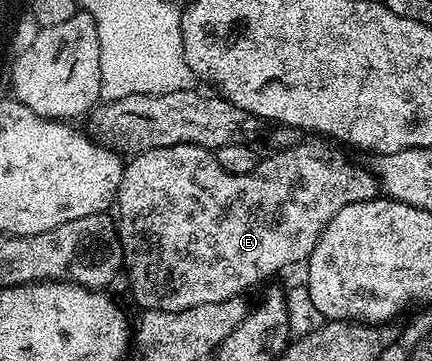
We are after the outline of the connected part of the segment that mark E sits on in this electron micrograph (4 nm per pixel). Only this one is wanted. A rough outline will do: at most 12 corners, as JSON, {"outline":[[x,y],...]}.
{"outline":[[330,142],[248,174],[137,153],[116,201],[143,309],[246,294],[380,189]]}

